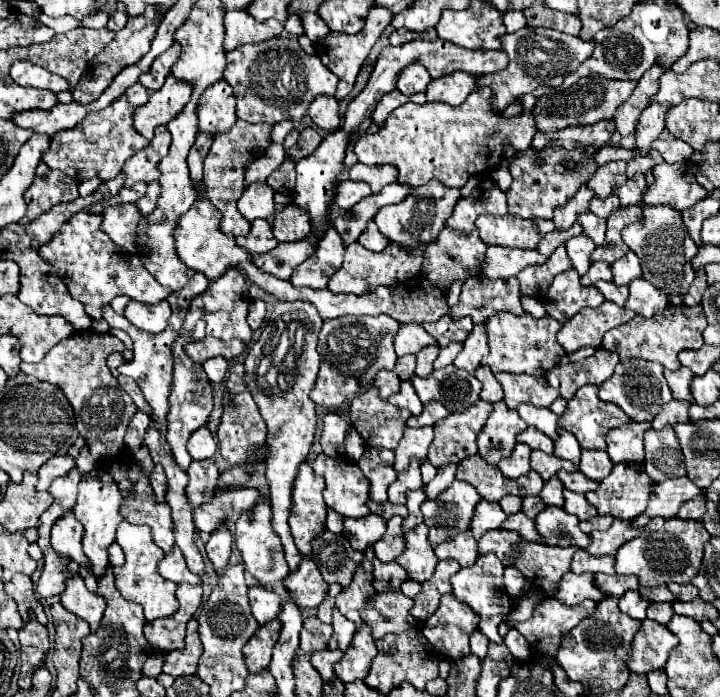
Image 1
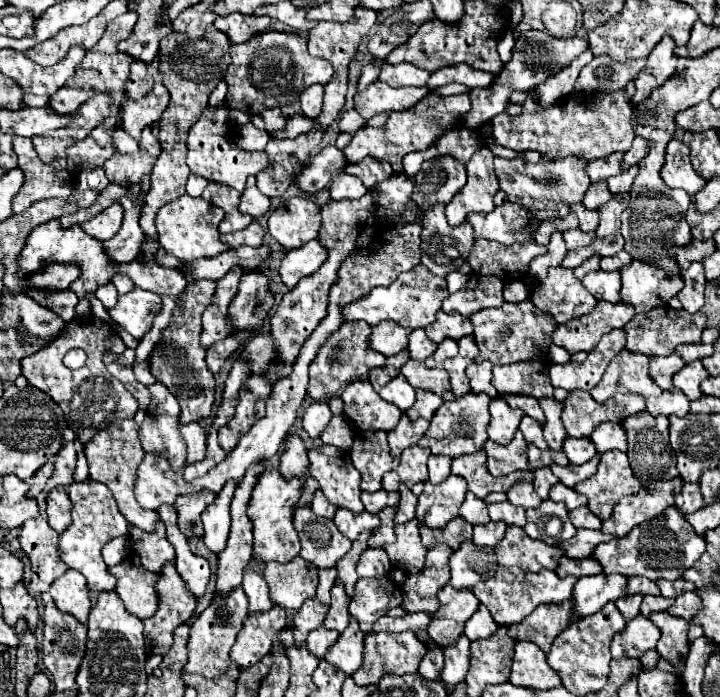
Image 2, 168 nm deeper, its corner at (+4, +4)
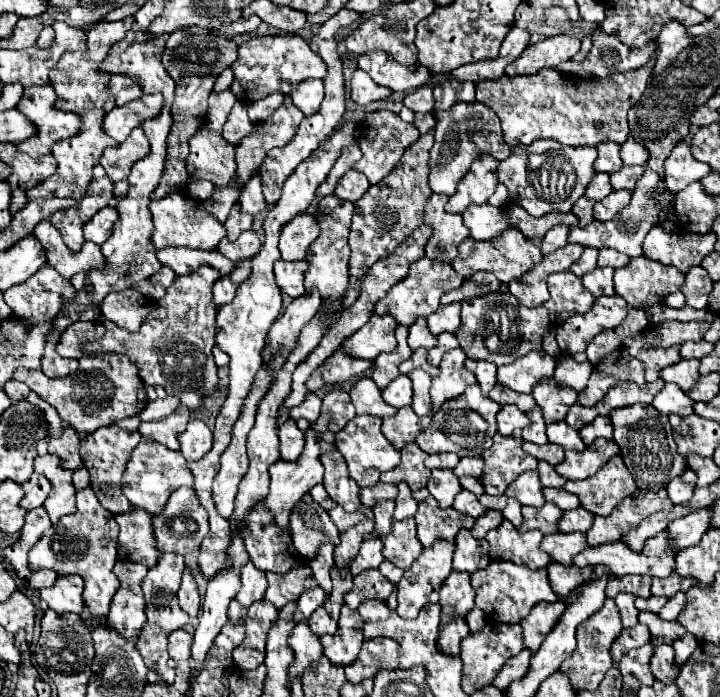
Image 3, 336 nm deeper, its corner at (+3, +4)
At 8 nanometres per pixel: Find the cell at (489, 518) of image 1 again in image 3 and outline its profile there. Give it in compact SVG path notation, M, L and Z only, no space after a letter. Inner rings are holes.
M460 491L460 493L456 495L456 501L454 501L452 507L456 507L456 511L460 511L460 513L464 513L464 515L470 515L470 517L474 517L474 519L478 519L480 515L484 515L484 511L486 511L486 509L480 505L478 497L476 497L474 493L470 493L470 491Z

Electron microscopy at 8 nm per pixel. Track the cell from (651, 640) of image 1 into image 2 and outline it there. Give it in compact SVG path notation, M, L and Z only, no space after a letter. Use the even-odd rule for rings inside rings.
M639 615L633 621L629 621L621 633L615 633L611 643L611 655L613 659L623 657L641 659L643 653L655 649L659 637L661 637L659 627L651 619Z

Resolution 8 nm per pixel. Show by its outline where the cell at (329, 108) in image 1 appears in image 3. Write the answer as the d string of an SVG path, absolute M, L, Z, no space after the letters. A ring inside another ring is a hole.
M312 79L312 81L302 81L292 93L290 93L292 103L308 117L318 111L322 99L324 99L324 85L322 79Z

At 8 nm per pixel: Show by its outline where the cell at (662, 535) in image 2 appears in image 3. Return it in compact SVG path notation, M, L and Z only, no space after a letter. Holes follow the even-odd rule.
M662 531L658 533L656 537L648 539L646 545L644 545L644 551L642 553L632 553L630 547L626 547L622 541L616 541L616 543L608 543L608 545L598 545L598 547L588 547L584 549L584 553L578 553L574 559L572 559L572 565L576 567L586 567L586 565L598 565L598 563L606 563L612 573L616 577L622 577L622 575L650 575L650 577L668 577L668 573L674 571L676 563L674 563L674 557L676 553L672 551L672 547L668 545L668 533Z

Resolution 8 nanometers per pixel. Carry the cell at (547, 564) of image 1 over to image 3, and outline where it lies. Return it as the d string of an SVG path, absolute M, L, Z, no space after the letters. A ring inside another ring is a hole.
M502 521L488 533L486 541L490 543L492 561L512 561L516 565L528 565L530 569L540 569L550 563L550 557L540 549L540 531L520 533L510 521Z

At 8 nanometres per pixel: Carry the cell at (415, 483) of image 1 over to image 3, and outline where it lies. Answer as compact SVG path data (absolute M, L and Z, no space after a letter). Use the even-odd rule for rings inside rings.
M416 443L404 445L404 449L402 449L400 453L402 453L400 465L396 465L396 467L390 469L388 473L384 473L384 477L382 477L380 481L392 483L392 485L398 485L398 483L406 481L412 491L426 487L428 477L430 477L430 469L426 469L424 459L426 459L428 455L426 455Z

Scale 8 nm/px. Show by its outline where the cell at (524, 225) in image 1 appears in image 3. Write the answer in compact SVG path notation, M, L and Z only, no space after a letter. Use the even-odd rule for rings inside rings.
M488 203L470 205L462 213L462 217L464 217L464 225L470 229L470 237L476 241L492 239L510 227L508 213L502 207L492 207Z

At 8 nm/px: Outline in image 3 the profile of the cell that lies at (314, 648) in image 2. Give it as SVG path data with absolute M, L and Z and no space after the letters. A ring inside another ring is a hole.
M324 607L316 609L316 613L312 613L312 617L308 619L308 623L310 623L312 631L314 631L318 637L320 637L320 635L326 635L326 633L334 635L334 633L336 633L336 629L338 629L336 621L328 615L328 611L326 611Z

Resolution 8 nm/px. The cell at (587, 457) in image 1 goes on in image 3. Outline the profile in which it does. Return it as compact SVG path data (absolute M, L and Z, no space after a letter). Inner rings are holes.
M556 421L556 423L548 425L546 437L548 437L550 443L556 443L556 445L560 445L564 449L570 449L570 451L584 451L586 449L578 431L568 427L566 421Z

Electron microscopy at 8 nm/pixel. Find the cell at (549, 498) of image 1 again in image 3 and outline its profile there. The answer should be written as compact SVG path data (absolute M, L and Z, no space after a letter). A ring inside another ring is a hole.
M546 461L538 463L538 471L540 471L540 481L544 487L562 487L566 483L566 479L562 475L558 475L556 469L552 465L548 465Z

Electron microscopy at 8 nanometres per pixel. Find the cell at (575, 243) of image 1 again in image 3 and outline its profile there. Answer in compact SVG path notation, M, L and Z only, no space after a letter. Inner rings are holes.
M646 169L642 179L636 183L636 189L632 193L632 201L628 207L624 207L612 221L592 221L592 225L588 225L584 229L582 227L570 227L570 239L568 241L584 245L584 247L596 247L596 249L610 247L610 249L622 251L628 257L640 257L642 255L642 241L644 241L648 229L652 225L656 225L660 207L666 207L668 203L674 201L674 195L666 187L660 185L660 179L662 179L660 173Z

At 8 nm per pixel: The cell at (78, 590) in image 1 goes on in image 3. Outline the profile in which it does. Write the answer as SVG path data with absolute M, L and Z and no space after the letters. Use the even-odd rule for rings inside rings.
M80 575L58 577L48 589L40 589L40 599L56 613L80 613L84 609L82 601L84 581Z

